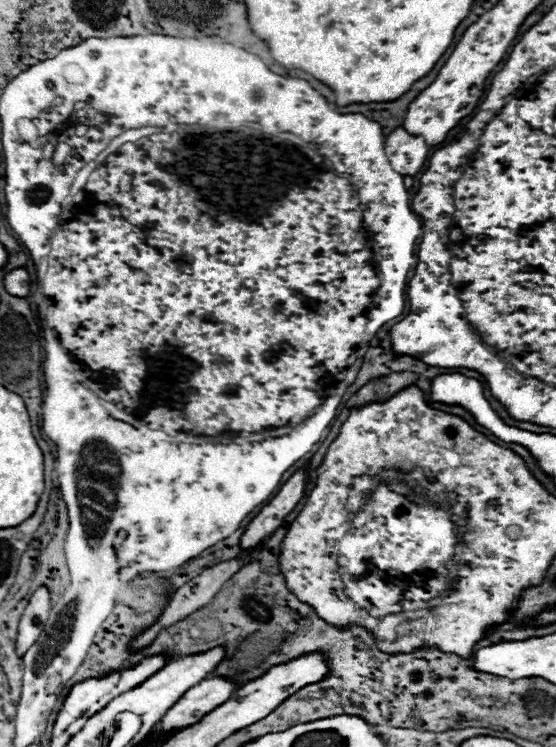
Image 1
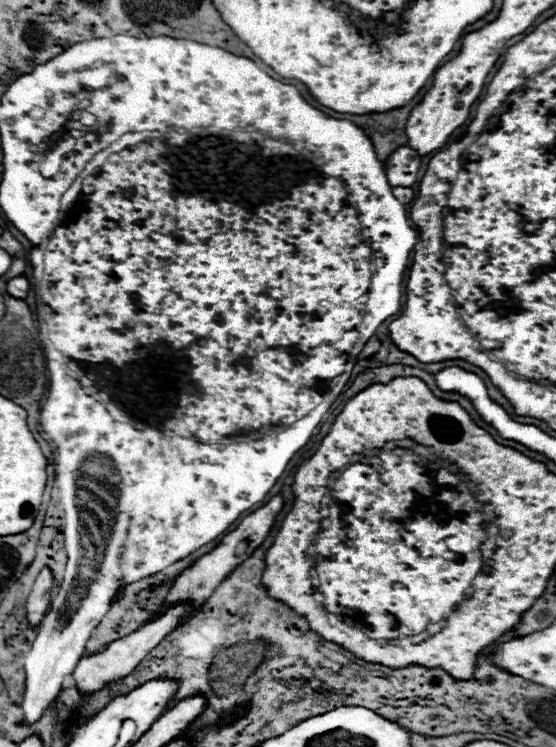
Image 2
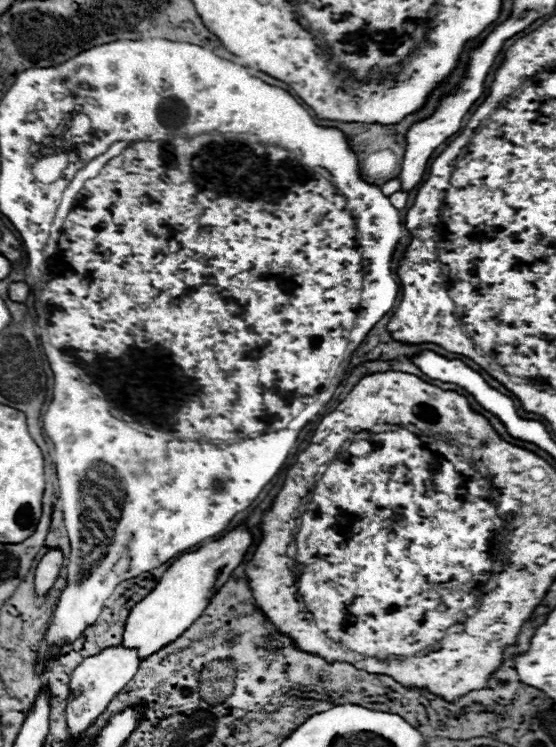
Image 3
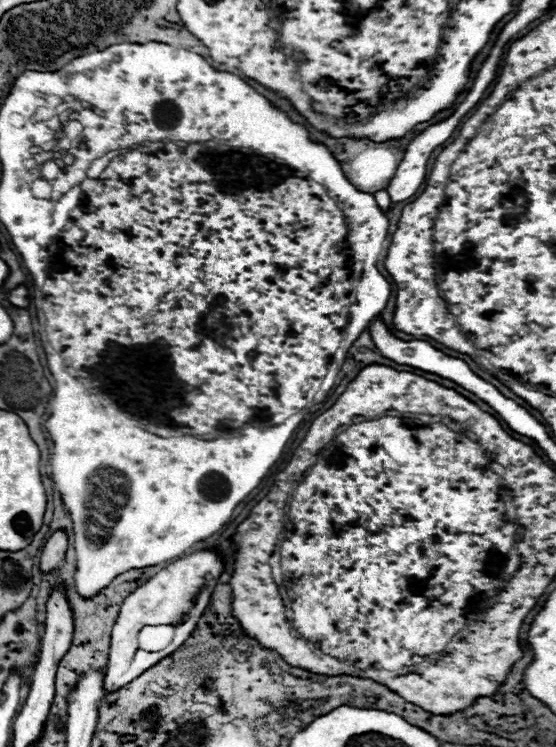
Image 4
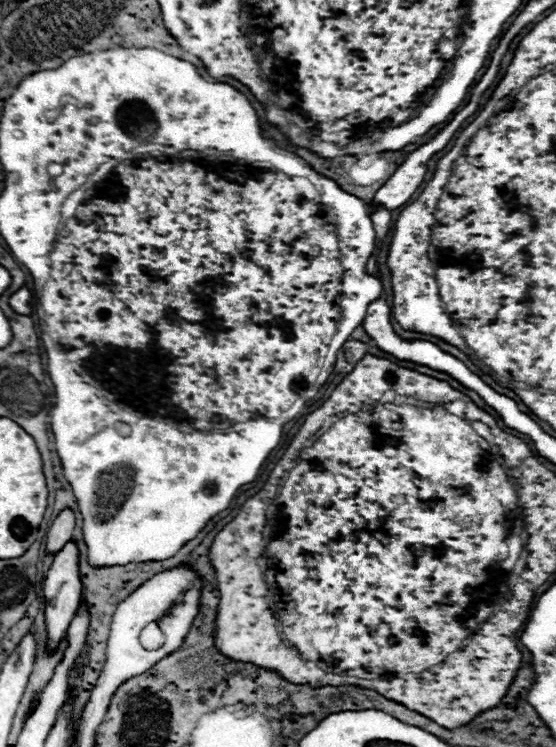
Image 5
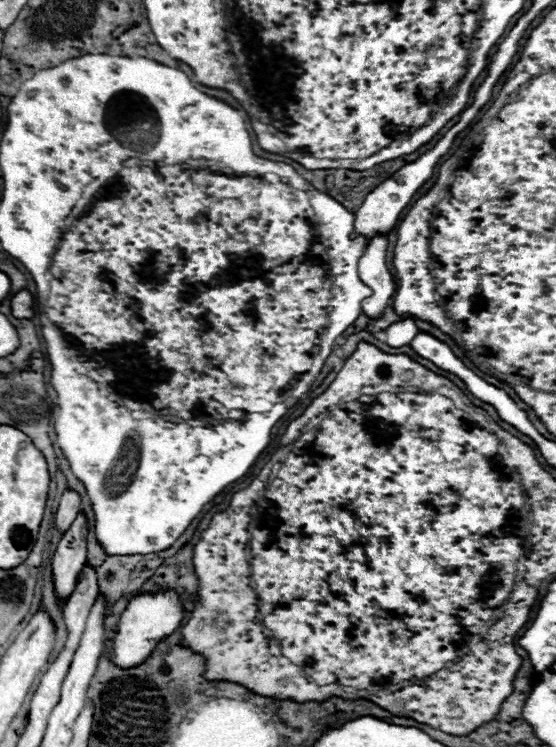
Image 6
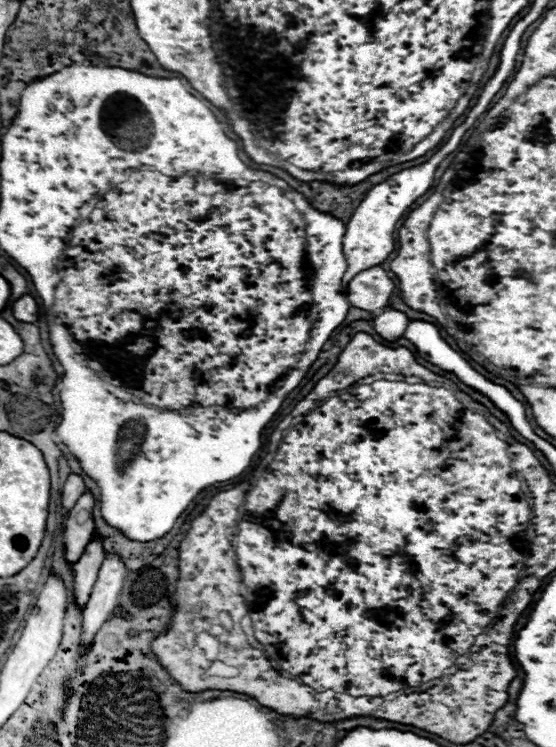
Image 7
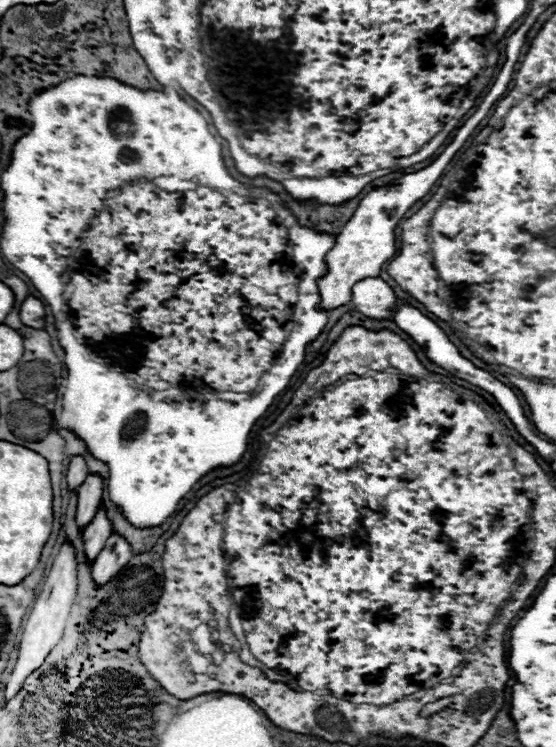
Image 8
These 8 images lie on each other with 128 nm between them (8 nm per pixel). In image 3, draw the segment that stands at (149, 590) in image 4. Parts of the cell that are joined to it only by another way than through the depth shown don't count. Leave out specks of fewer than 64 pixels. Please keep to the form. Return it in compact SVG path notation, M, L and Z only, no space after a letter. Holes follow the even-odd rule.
M240 524L220 540L210 542L196 552L180 556L162 574L160 584L142 602L138 602L132 608L130 618L126 620L122 644L126 648L136 648L140 660L144 660L150 654L158 652L168 642L176 640L202 614L202 610L208 606L216 590L220 590L220 586L232 576L236 566L244 560L252 544L254 544L254 536L250 528L246 524Z

